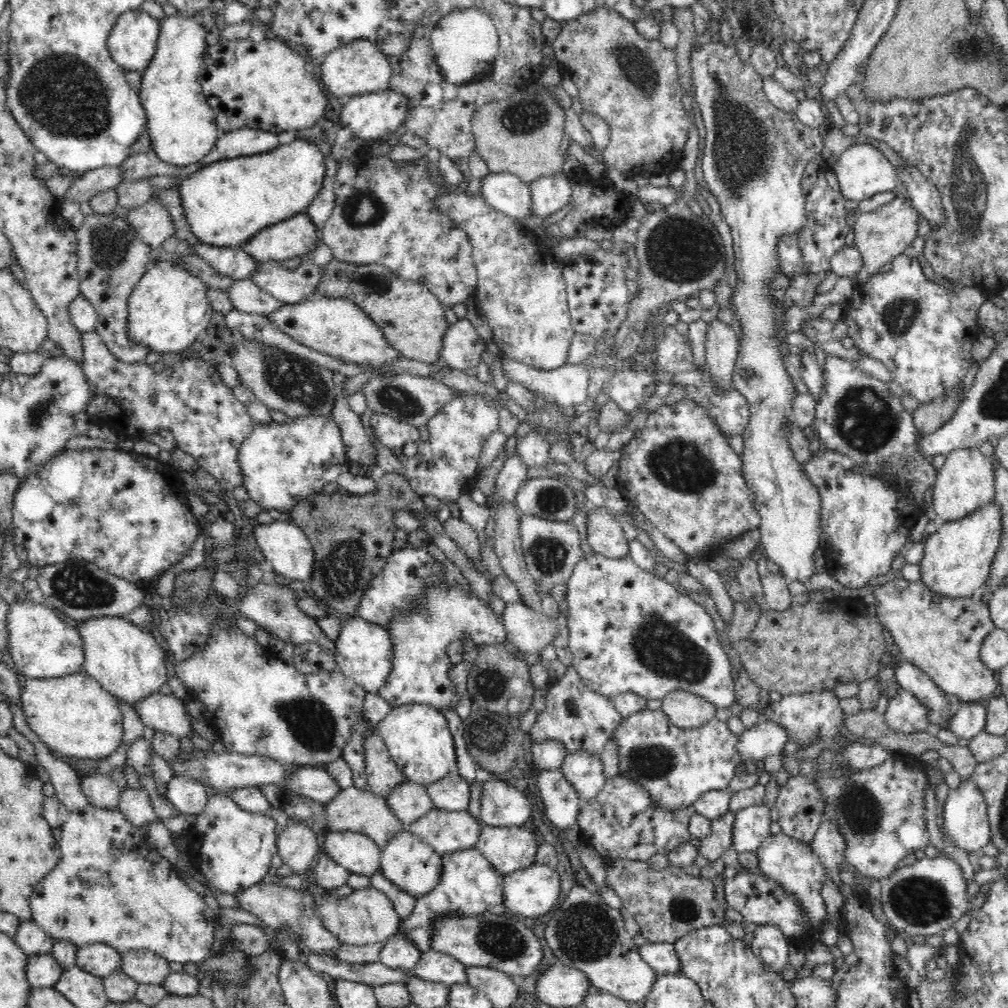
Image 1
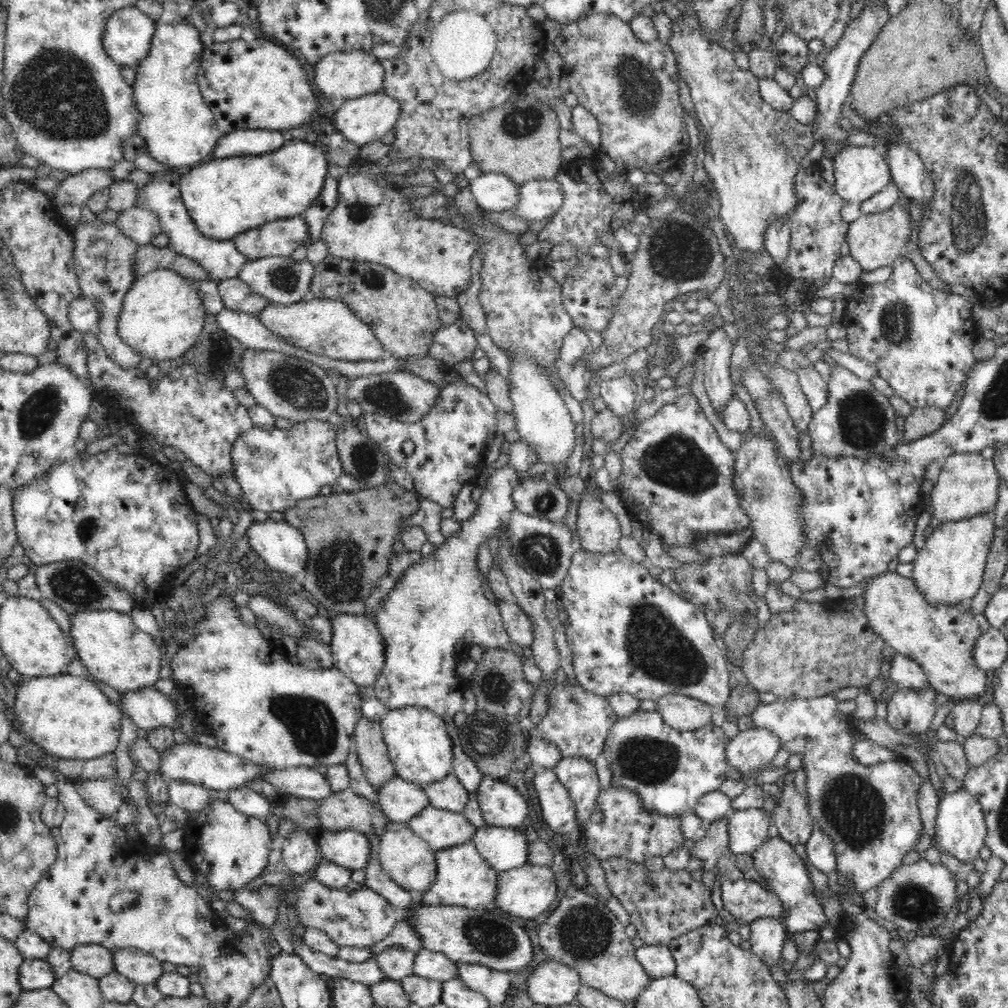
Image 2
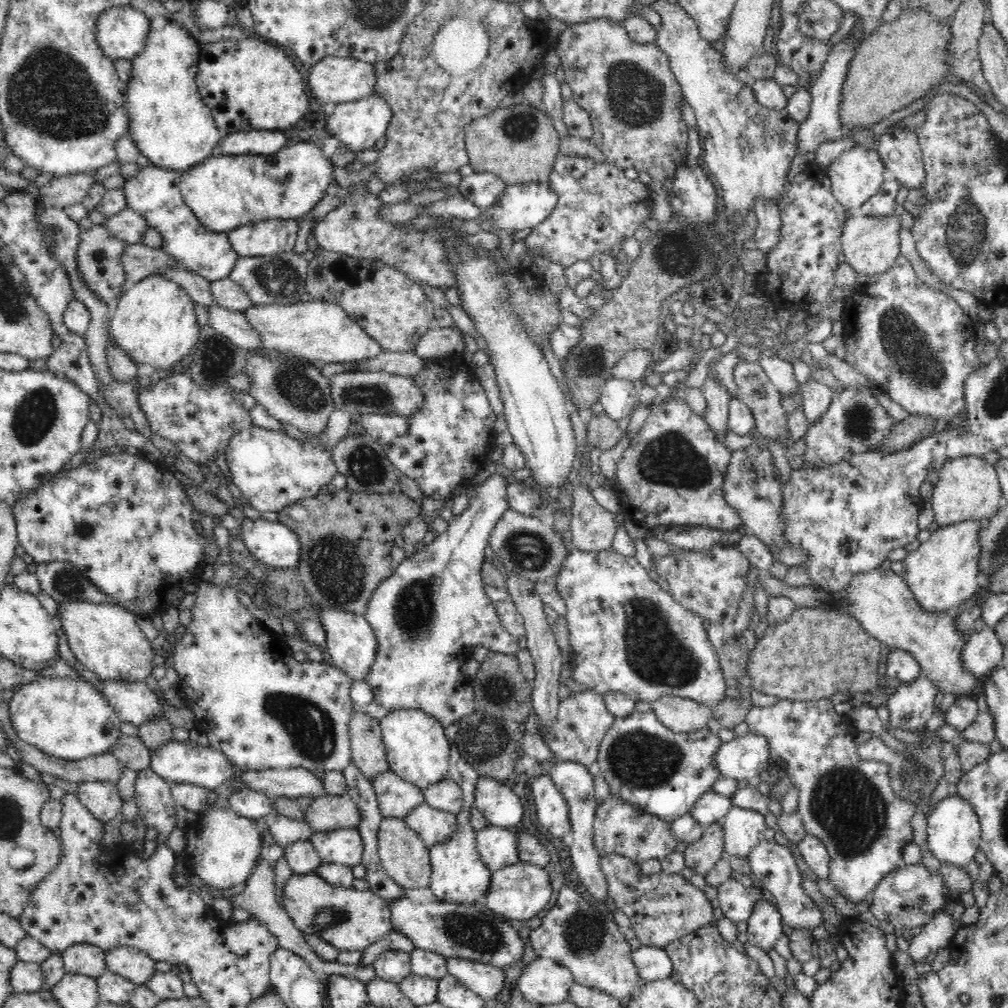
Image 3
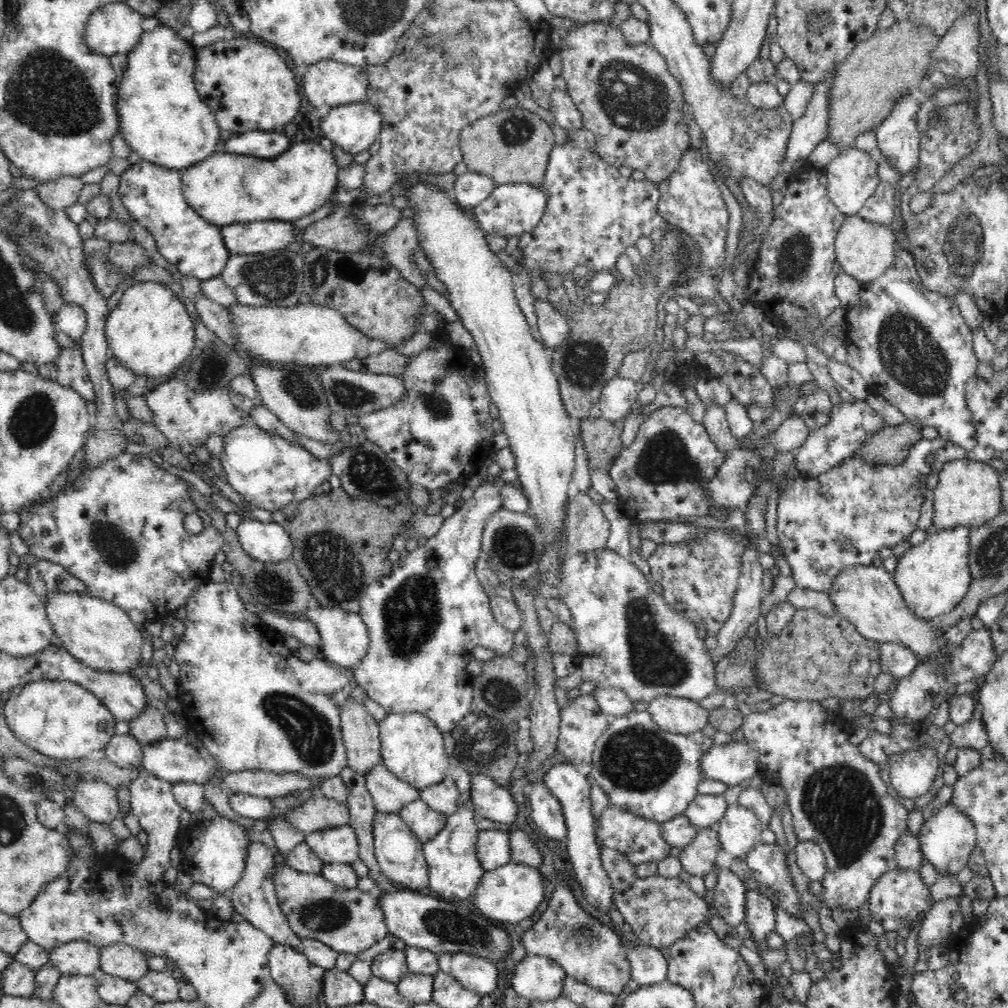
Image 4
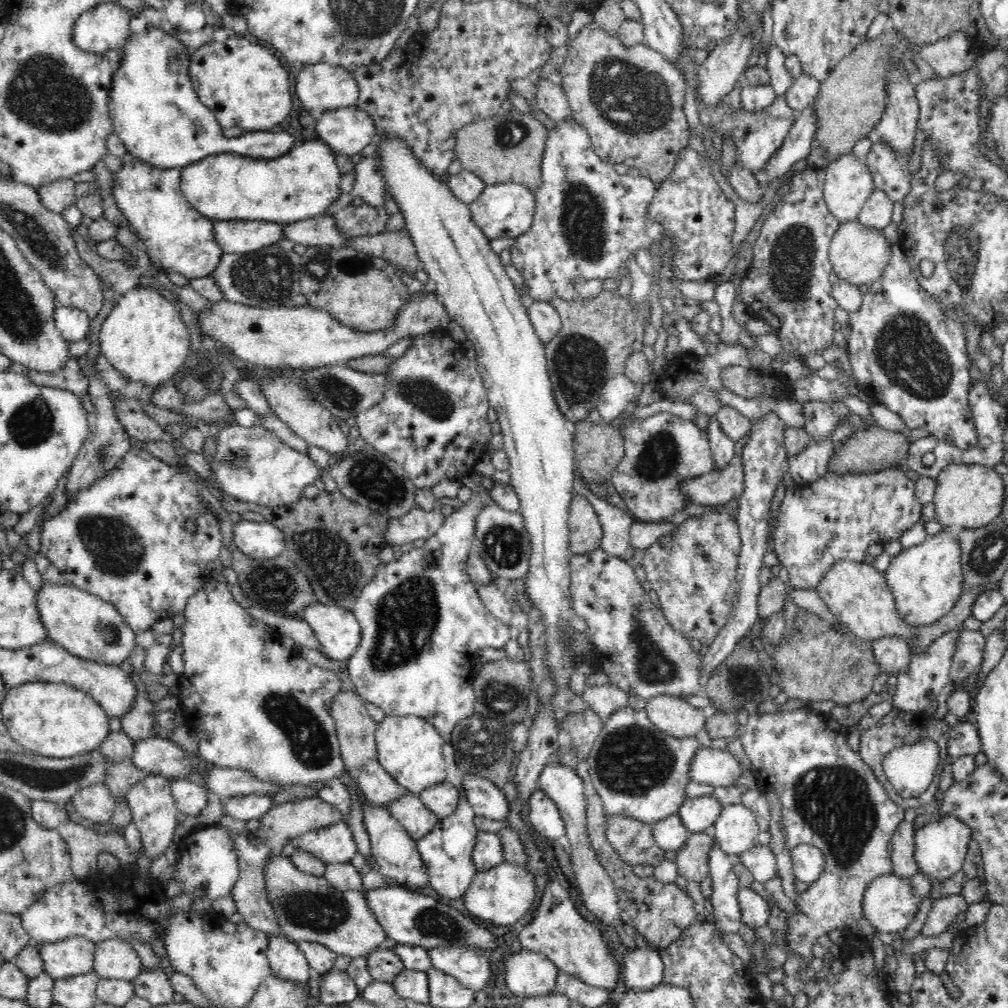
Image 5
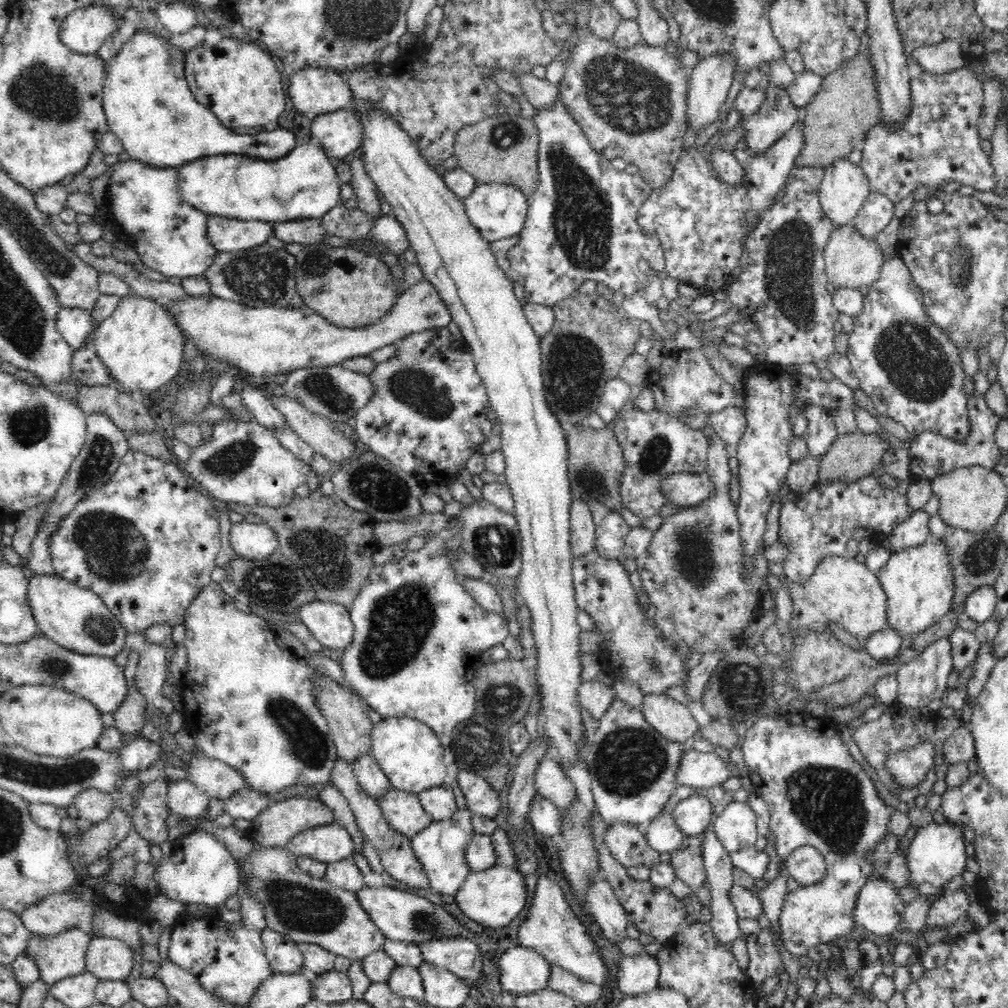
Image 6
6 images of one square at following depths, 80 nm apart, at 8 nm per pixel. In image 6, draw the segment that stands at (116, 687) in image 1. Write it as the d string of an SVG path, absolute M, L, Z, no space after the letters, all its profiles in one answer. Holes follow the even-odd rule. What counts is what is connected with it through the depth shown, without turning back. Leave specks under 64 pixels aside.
M36 574L29 578L27 595L39 630L68 650L113 658L124 649L128 634L103 600L58 575Z

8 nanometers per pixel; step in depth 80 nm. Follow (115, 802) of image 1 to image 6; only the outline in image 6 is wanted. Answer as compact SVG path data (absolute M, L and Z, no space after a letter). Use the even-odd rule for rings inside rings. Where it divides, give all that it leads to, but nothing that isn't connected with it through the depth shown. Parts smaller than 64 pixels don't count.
M87 789L80 792L73 801L78 809L79 817L88 819L92 823L100 823L107 820L115 810L113 797L98 789Z

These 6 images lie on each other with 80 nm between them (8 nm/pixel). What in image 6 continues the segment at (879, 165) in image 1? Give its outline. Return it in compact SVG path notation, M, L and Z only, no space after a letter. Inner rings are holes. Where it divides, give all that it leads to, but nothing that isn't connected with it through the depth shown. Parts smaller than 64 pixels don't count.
M844 158L824 168L820 206L836 227L851 224L870 193L869 180L860 165Z

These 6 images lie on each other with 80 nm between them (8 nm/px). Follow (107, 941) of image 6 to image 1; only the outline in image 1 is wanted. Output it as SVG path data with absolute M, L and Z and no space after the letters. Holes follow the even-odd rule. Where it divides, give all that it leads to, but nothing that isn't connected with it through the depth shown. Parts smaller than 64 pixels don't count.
M140 950L121 953L120 969L138 984L159 984L170 974L169 961L155 952Z

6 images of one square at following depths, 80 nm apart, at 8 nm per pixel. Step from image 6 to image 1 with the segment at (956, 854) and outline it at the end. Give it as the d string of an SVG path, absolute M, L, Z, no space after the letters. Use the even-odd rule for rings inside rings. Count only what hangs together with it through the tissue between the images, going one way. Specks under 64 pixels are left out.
M966 780L955 790L950 790L948 798L943 805L944 808L944 835L954 842L956 848L965 850L969 854L980 855L981 850L991 842L991 827L988 819L988 810L986 801L974 781Z

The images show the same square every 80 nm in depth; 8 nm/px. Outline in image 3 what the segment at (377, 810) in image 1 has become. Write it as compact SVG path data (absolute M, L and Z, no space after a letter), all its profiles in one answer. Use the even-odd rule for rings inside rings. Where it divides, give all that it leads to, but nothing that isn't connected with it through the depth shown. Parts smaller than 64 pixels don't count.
M324 795L313 798L303 820L312 831L334 831L360 826L362 813L346 795Z

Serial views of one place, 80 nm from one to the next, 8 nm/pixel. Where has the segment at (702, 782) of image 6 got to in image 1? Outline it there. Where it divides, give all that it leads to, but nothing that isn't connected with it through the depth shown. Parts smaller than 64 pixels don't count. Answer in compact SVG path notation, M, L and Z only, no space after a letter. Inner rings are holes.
M777 722L756 723L739 736L737 746L742 765L750 762L755 768L768 757L781 756L788 740L788 733Z

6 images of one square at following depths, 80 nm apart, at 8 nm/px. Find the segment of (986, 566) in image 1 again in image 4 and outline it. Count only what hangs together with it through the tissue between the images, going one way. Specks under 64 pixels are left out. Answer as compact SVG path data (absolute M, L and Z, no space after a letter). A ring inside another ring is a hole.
M958 526L928 534L922 544L910 547L902 557L897 558L894 582L902 593L908 610L918 618L931 620L952 612L962 597L966 596L973 581L968 570L969 528L970 526Z

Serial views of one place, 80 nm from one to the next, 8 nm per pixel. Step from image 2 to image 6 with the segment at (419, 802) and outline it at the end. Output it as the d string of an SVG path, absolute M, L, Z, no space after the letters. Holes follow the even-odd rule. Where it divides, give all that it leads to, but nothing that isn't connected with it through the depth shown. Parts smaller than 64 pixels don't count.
M371 752L360 756L351 766L362 790L376 801L393 789Z

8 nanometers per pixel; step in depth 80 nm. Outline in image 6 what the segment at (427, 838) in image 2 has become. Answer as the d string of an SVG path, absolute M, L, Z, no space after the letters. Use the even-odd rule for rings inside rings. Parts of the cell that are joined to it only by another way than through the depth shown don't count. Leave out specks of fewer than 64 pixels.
M392 789L380 796L377 802L390 827L408 838L433 824L432 817L426 815L416 794Z

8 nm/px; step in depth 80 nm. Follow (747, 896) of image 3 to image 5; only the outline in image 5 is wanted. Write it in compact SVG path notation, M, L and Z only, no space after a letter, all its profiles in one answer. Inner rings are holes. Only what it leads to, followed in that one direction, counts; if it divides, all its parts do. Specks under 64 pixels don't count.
M716 842L709 854L709 874L713 893L710 895L715 926L725 935L738 932L742 926L742 913L738 903L738 876L732 871L733 856L722 850Z

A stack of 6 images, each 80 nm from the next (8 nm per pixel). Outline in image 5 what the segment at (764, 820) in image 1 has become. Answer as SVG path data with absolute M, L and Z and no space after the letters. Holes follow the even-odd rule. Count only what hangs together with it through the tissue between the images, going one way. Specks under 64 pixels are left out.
M742 803L724 807L714 826L716 842L733 857L759 844L760 827L756 817Z

